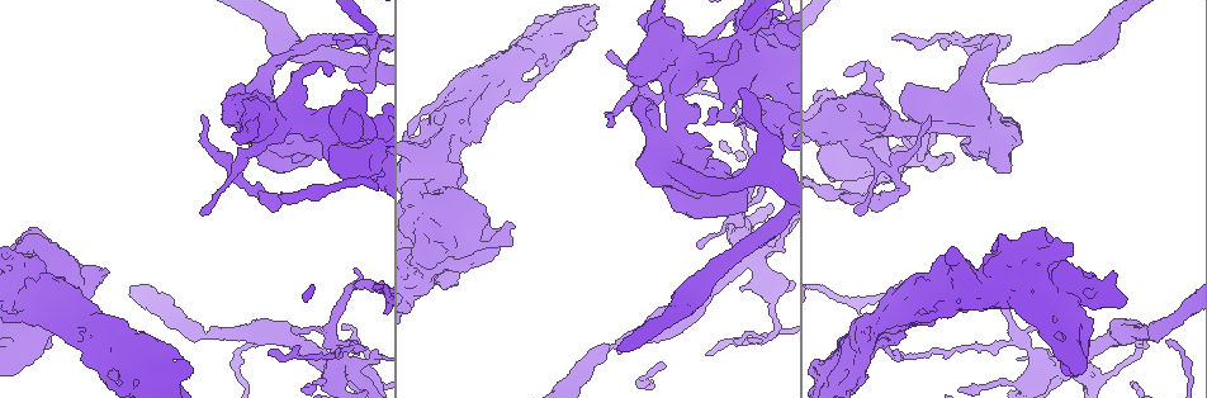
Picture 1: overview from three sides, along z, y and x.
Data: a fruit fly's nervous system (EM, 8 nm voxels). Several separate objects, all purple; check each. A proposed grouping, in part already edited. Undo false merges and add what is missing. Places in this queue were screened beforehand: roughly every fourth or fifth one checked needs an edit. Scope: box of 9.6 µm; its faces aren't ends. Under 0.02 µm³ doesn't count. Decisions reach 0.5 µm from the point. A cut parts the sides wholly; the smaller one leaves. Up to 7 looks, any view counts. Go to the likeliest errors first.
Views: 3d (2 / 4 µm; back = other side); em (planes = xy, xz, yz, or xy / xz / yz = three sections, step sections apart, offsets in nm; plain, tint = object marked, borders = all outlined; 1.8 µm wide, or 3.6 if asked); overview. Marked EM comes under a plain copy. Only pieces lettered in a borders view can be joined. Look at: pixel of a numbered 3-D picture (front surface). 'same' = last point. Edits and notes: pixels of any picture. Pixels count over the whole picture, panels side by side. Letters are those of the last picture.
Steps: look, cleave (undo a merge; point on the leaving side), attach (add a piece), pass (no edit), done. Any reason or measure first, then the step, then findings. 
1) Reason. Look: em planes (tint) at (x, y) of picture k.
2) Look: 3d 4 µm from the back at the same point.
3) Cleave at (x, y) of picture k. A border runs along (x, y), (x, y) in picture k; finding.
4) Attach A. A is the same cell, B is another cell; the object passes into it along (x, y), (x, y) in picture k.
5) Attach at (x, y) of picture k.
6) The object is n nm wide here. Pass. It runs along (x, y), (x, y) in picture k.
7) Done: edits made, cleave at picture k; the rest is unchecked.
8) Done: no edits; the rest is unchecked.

Thick turns thin. Look: 3d 4 µm at (1071, 294) of picture 1.

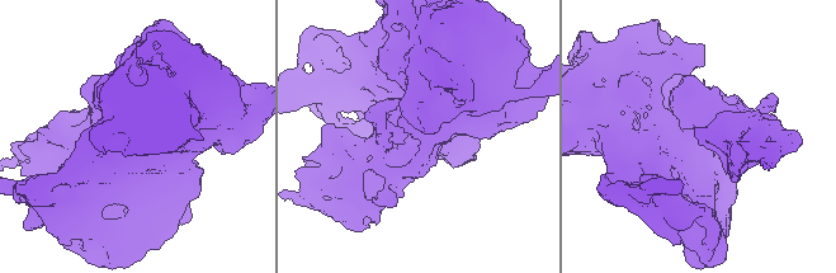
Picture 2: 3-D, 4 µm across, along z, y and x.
Look: em 3.6 µm xz step 16 (tint) at the same point.

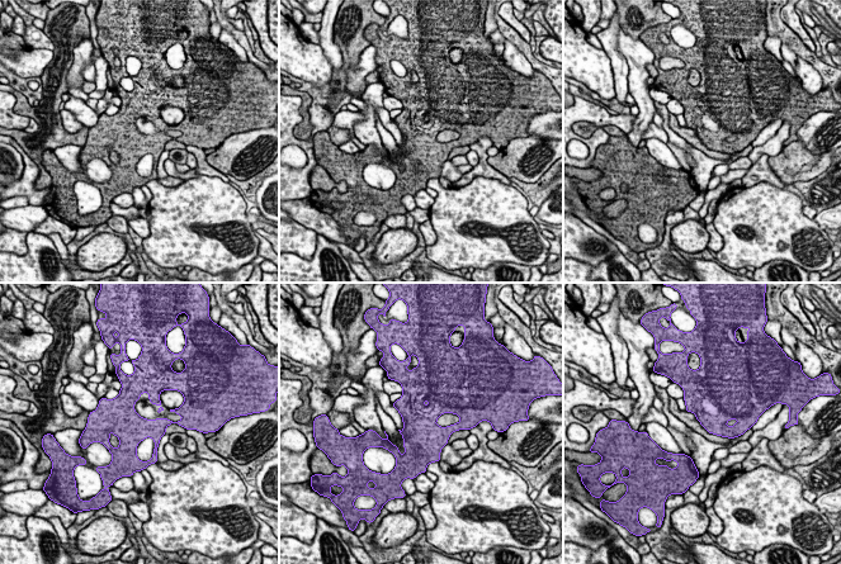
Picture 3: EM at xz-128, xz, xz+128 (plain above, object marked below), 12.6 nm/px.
Look: em 3.6 µm planes (borders) at the same point.

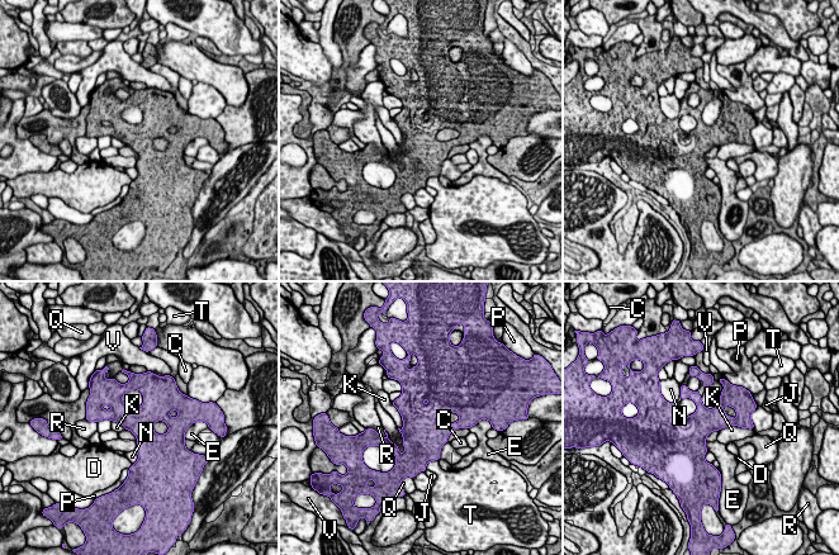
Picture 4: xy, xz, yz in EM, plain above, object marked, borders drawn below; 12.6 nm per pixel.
Pass. C, D, E, J, K, N, P, Q, R, T and V are other cells; a border runs along (390, 402), (401, 416), (402, 430) in picture 4; continuous, no second cell.

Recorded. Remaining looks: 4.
Look: em 3.6 µm planes (tint) at (896, 316) of picture 1.

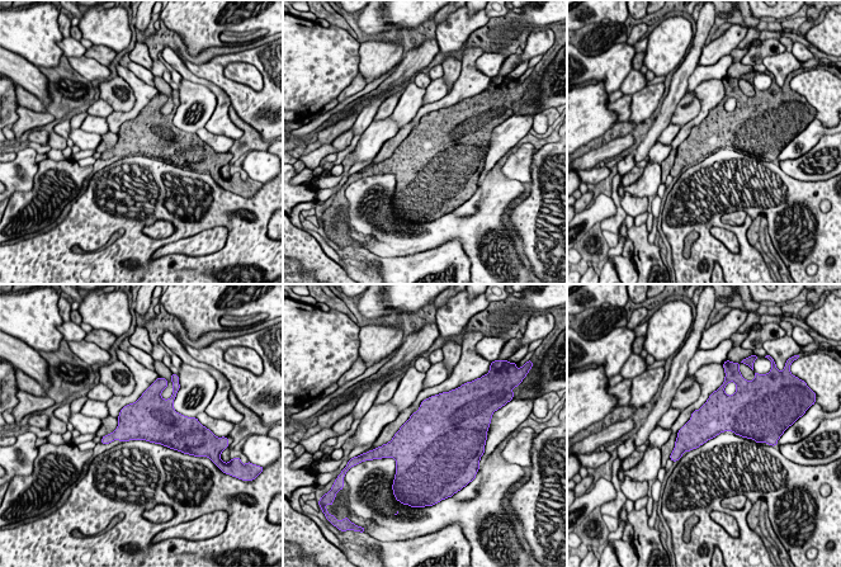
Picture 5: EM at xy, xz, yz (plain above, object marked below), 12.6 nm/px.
What lies round it. Look: em 3.6 µm planes (borders) at the same point.

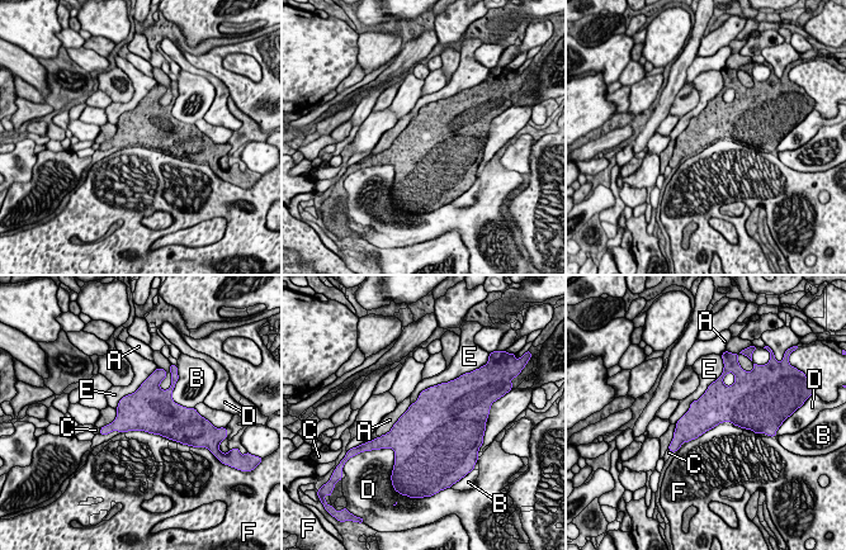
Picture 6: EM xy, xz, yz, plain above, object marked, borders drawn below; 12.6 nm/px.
The longest contact is with E, 850 nm. Pass. A, B, C, D, E and F are other cells; a border runs along (741, 427), (719, 422), (685, 444) in picture 6; continuous, no second cell.

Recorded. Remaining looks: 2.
Thick end. Look: em 3.6 µm planes (tint) at (461, 182) of picture 1.

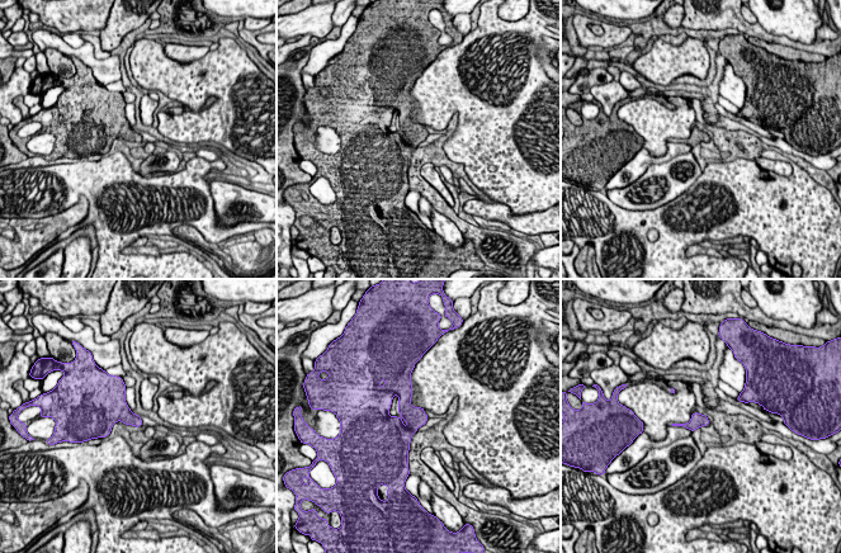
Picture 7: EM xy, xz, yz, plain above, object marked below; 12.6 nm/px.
Look: em 3.6 µm planes (borders) at the same point.

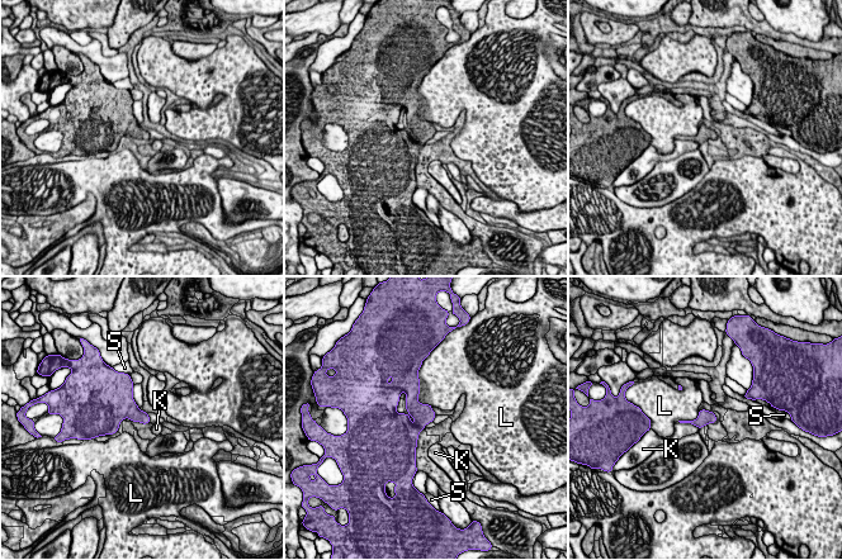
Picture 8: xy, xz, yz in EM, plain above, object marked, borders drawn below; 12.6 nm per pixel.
The longest contact is with L, 460 nm. Pass. K, L and S are other cells; a border runs along (679, 421), (693, 423), (699, 428) in picture 8; no lettered piece goes on from it.

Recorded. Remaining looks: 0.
Done: no edits; the rest is unchecked.

